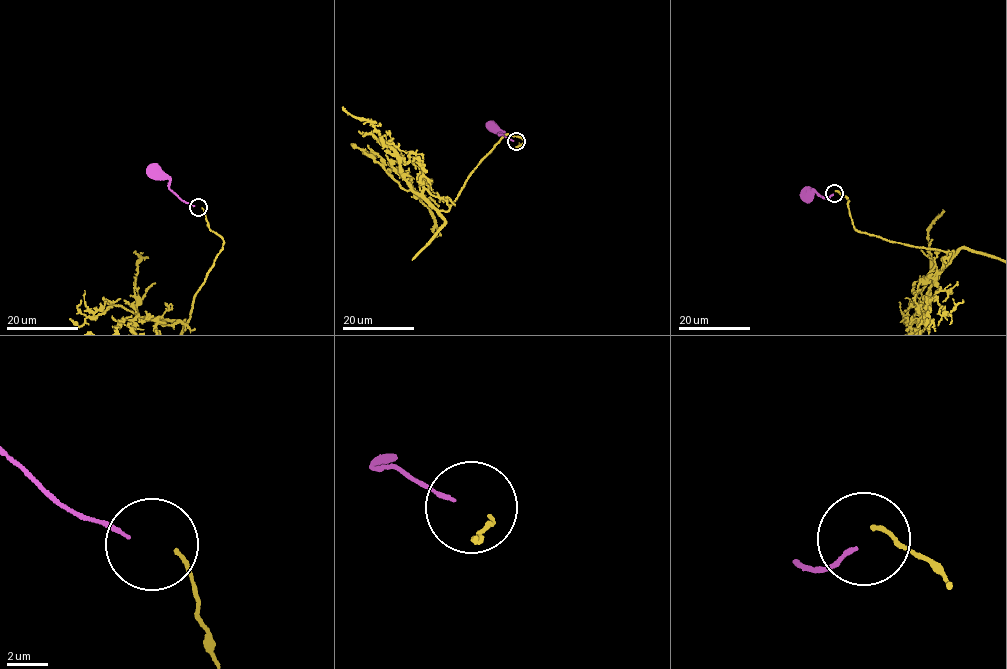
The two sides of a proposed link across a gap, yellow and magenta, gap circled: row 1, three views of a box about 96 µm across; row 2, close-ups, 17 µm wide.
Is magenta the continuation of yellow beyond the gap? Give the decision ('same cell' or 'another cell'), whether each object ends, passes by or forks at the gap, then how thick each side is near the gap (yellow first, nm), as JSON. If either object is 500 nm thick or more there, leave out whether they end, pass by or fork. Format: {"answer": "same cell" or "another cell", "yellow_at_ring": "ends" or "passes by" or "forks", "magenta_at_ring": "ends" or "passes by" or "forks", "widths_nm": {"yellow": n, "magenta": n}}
{"answer": "same cell", "yellow_at_ring": "ends", "magenta_at_ring": "ends", "widths_nm": {"yellow": 170, "magenta": 170}}

